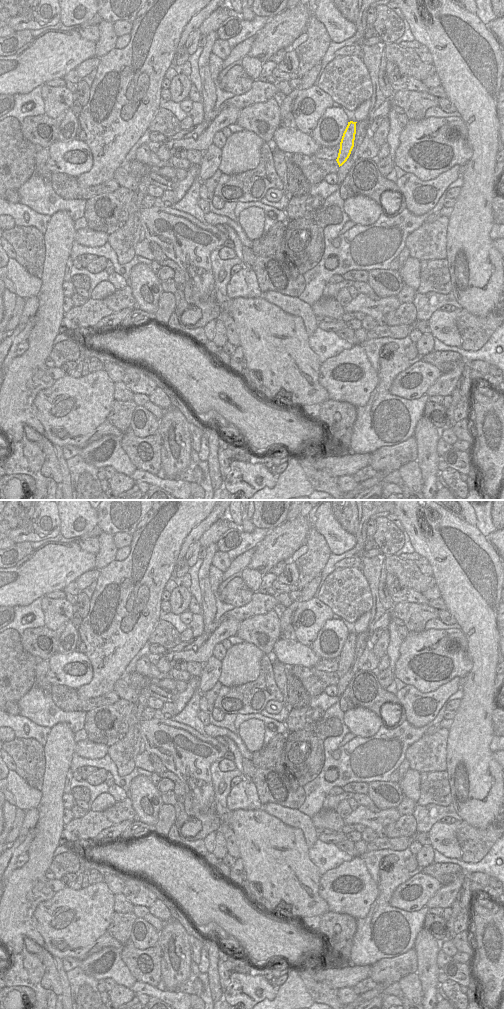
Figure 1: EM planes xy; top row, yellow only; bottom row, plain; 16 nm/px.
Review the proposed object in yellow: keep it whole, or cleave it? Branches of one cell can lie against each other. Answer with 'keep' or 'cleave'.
keep

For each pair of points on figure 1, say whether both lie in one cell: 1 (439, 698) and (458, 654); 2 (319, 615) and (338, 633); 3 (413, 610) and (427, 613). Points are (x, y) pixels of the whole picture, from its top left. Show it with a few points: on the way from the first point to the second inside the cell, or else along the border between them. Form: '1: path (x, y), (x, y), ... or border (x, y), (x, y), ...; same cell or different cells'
1: border (459, 676), (453, 677), (434, 690), (424, 692); different cells
2: border (332, 618), (325, 622), (313, 641); different cells
3: path (416, 613), (424, 613); same cell

